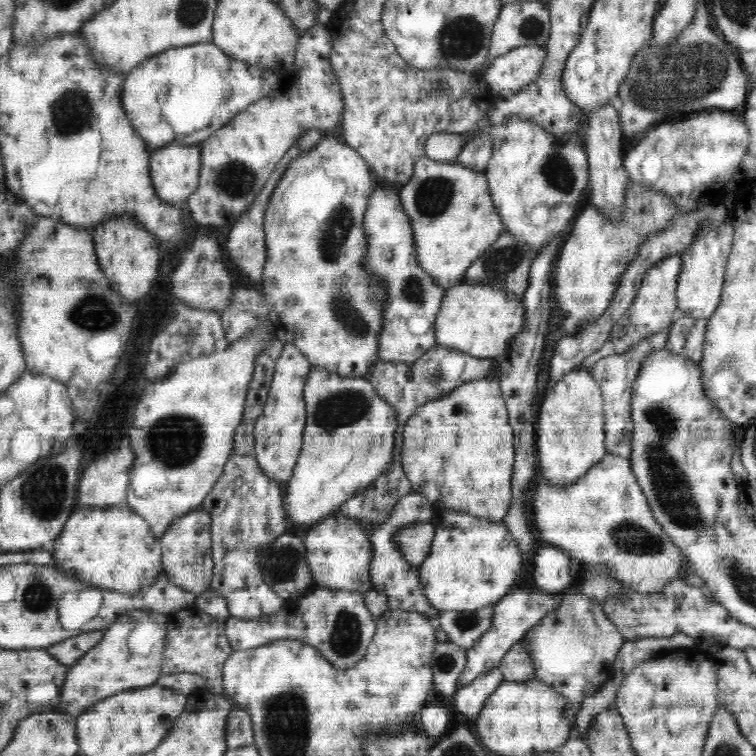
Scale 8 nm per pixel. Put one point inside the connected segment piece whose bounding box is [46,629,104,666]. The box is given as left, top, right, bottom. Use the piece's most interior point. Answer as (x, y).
(70, 650)

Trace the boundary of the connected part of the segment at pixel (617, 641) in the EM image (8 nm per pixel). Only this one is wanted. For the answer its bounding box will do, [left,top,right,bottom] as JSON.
[522,591,626,705]

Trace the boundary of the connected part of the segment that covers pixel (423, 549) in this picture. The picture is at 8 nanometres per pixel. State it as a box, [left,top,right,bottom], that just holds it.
[394,521,436,568]

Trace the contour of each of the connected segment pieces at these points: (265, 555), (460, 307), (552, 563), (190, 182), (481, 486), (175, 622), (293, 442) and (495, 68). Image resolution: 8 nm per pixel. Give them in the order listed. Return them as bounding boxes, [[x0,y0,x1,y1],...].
[[258,534,310,602],[435,283,527,358],[530,546,571,592],[149,143,200,206],[400,377,514,523],[163,605,232,694],[253,344,311,486],[483,46,547,99]]

